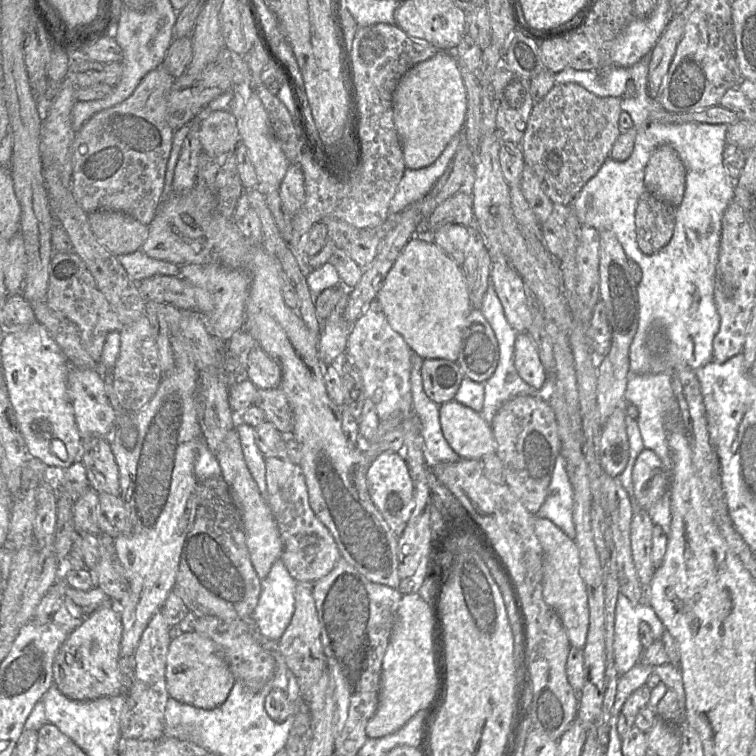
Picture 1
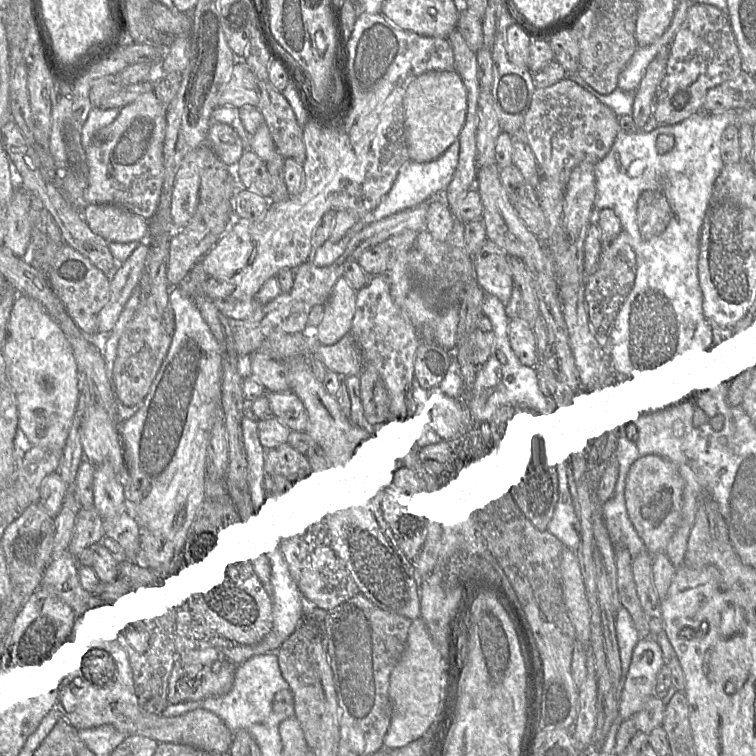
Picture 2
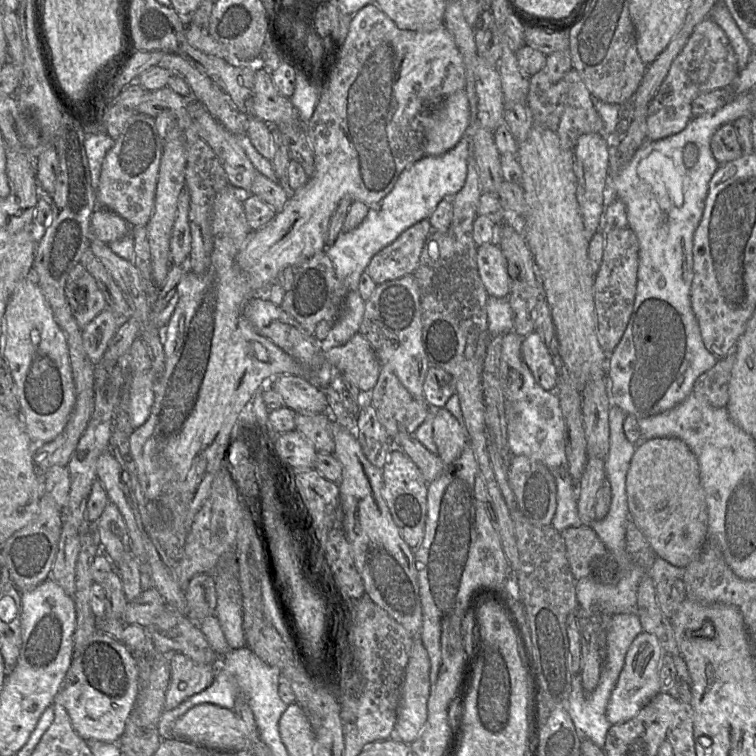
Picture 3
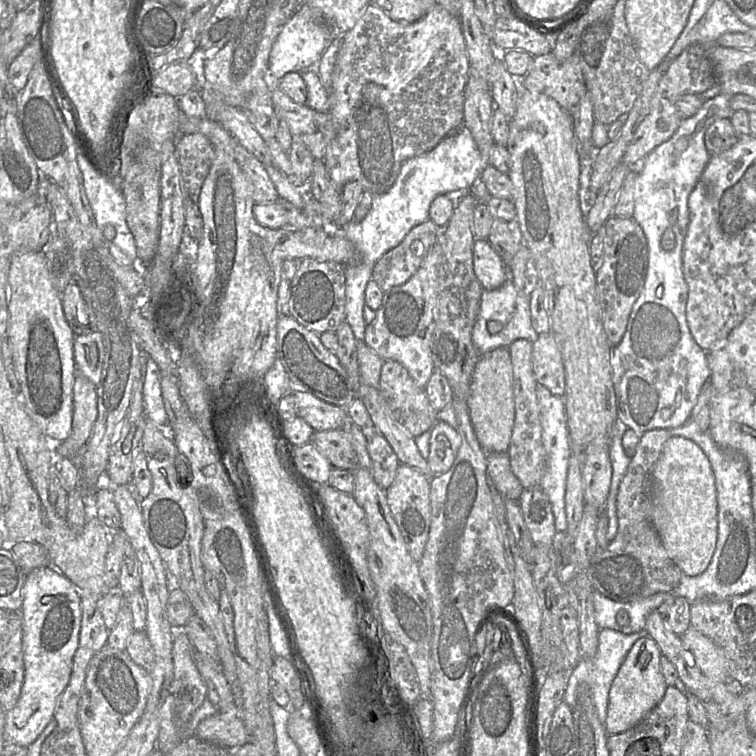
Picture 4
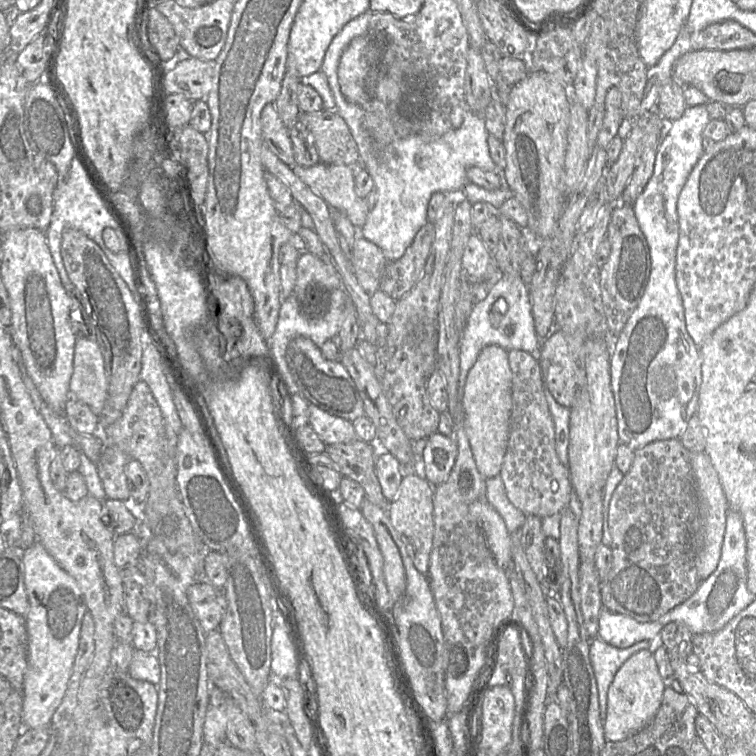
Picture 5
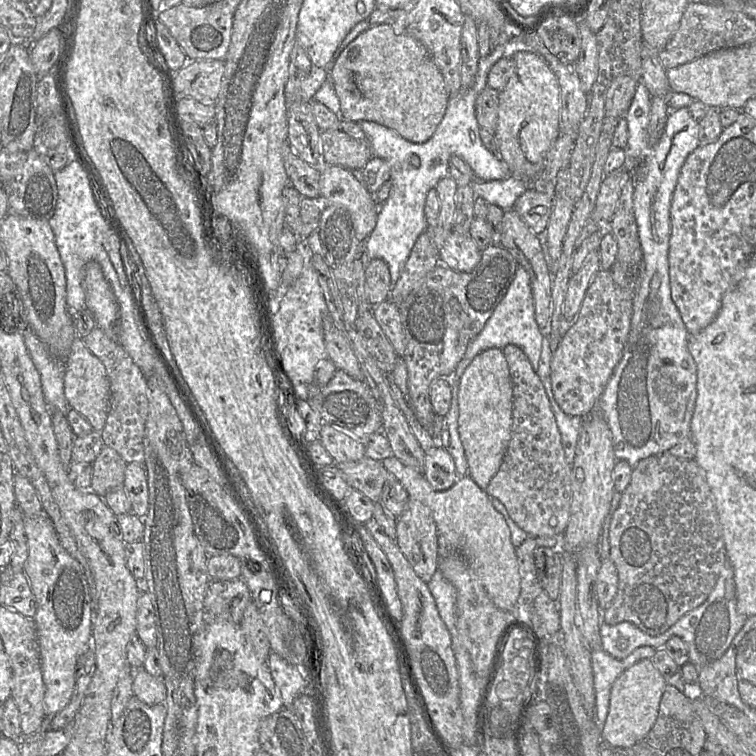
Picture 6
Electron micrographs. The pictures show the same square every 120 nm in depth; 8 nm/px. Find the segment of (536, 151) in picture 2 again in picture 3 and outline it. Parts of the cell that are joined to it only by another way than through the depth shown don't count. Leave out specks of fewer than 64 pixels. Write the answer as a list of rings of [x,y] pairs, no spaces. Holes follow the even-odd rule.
[[[571,68],[559,81],[549,79],[545,69],[529,77],[527,106],[532,123],[535,122],[556,133],[561,142],[574,149],[578,138],[583,134],[599,133],[604,135],[604,122],[595,109],[591,94],[580,74]]]

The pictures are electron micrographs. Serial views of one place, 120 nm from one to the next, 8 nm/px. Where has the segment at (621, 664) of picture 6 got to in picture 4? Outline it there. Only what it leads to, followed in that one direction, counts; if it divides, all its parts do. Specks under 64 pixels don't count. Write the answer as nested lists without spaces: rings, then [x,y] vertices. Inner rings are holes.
[[[610,628],[600,629],[598,634],[597,652],[593,658],[583,658],[572,671],[564,694],[564,702],[570,707],[573,707],[576,700],[577,686],[580,683],[587,683],[592,690],[598,719],[601,724],[604,725],[606,721],[608,696],[611,684],[627,653],[632,648],[634,643],[642,637],[649,637],[645,630],[632,634],[624,634]]]

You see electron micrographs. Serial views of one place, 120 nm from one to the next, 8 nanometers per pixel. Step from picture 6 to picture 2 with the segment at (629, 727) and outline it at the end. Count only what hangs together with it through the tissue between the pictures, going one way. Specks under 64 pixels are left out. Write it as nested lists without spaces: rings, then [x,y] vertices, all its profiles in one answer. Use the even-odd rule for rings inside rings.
[[[653,636],[641,638],[633,649],[626,681],[619,699],[623,720],[638,712],[655,695],[656,677],[665,664],[663,652]]]

